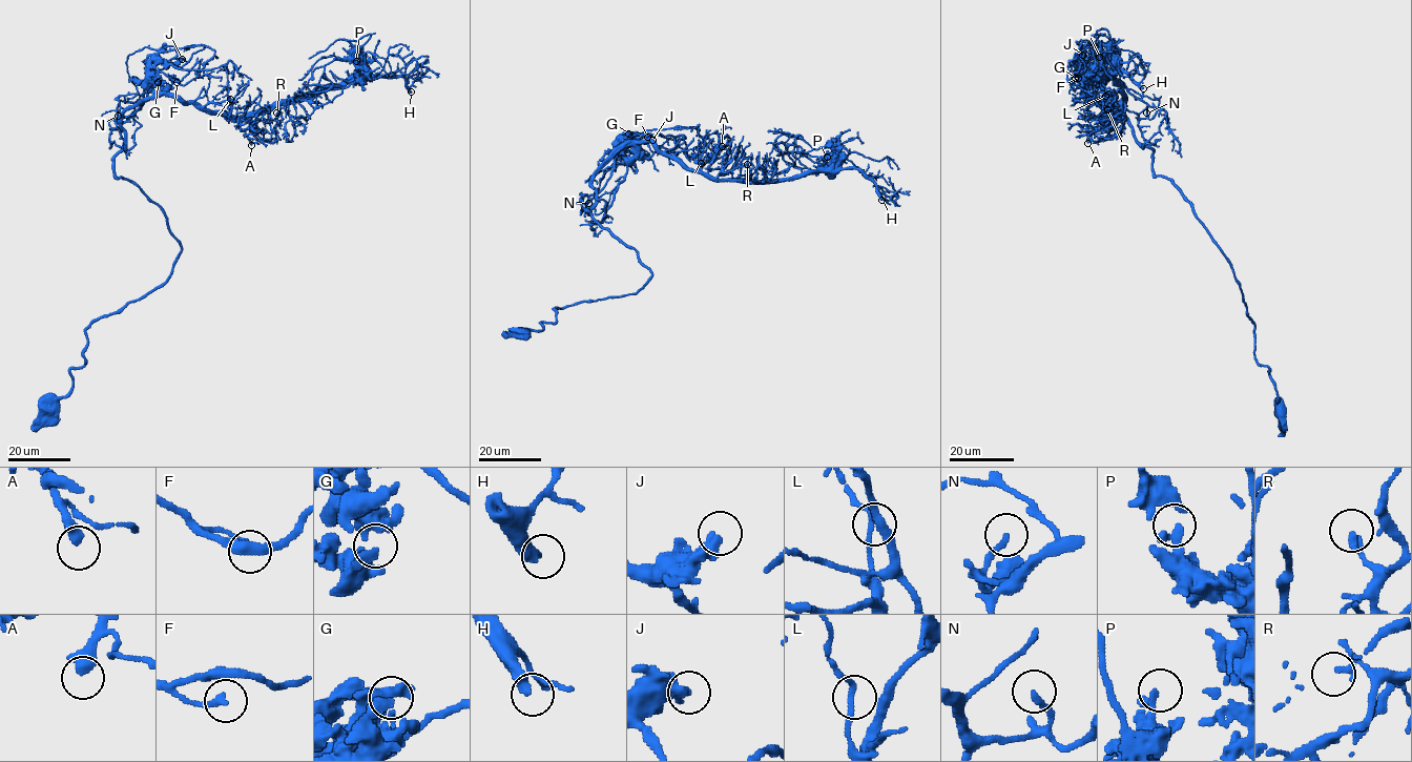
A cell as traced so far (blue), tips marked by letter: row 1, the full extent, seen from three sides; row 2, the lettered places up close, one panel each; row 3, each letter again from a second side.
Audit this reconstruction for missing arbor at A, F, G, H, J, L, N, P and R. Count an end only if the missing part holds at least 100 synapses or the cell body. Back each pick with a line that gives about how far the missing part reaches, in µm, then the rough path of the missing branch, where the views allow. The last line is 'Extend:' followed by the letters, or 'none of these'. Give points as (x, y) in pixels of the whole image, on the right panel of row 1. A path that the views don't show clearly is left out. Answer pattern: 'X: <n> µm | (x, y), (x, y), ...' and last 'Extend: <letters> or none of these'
H: 35 µm | (1143, 88), (1159, 99), (1165, 110), (1165, 122), (1172, 130), (1171, 140), (1157, 153), (1146, 153)
Extend: H

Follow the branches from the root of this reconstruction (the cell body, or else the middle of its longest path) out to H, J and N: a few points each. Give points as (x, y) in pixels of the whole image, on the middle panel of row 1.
H: (524, 332), (651, 276), (585, 208), (634, 143), (717, 179), (859, 168), (881, 200)
J: (524, 332), (651, 276), (585, 208), (597, 172), (635, 155), (620, 136), (652, 140)
N: (524, 332), (554, 323), (554, 308), (635, 294), (651, 276), (585, 208), (592, 178), (631, 145), (588, 203)

